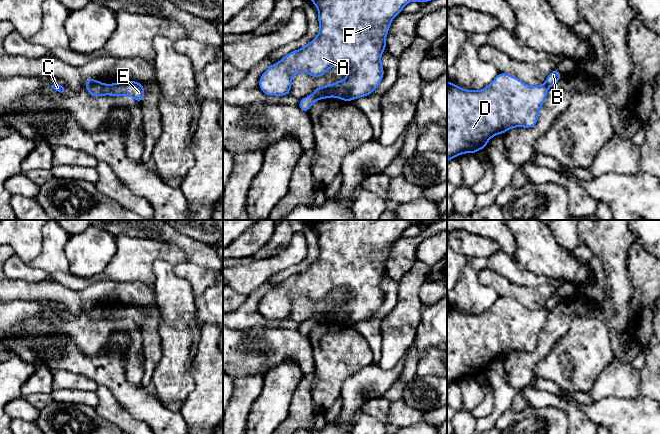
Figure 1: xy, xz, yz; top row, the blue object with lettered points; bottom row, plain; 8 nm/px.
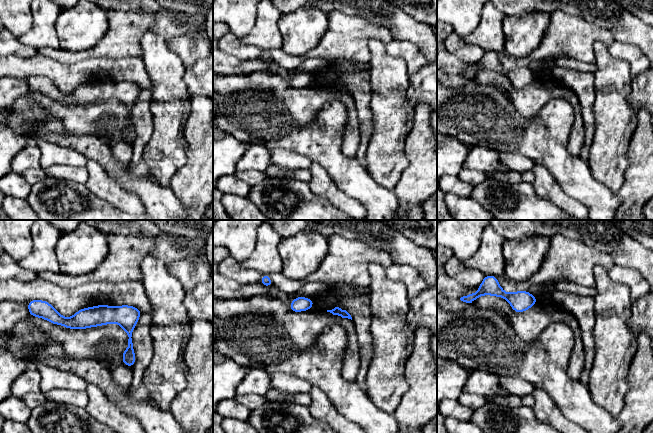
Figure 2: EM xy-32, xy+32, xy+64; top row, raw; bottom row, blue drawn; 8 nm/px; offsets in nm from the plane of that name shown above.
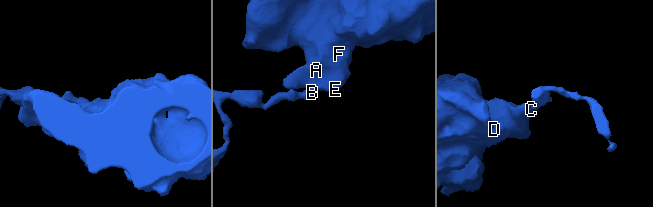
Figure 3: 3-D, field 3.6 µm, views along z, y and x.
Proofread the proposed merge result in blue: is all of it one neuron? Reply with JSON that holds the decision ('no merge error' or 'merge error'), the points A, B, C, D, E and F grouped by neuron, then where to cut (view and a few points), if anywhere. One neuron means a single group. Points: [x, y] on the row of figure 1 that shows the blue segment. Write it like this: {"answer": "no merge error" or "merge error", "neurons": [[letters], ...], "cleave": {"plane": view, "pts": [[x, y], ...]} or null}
{"answer": "merge error", "neurons": [["A", "C", "D", "E", "F"], ["B"]], "cleave": {"plane": "xy", "pts": [[97, 81], [86, 87]]}}

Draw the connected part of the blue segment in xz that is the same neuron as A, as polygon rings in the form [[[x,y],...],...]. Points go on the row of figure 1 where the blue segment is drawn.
[[[310,0],[318,9],[319,33],[305,47],[288,53],[278,63],[272,64],[260,76],[259,88],[265,95],[285,96],[290,94],[292,77],[297,72],[305,72],[309,75],[320,78],[331,67],[340,64],[348,66],[349,70],[345,80],[334,82],[328,86],[316,88],[313,95],[319,99],[336,97],[345,102],[370,95],[379,86],[384,77],[384,69],[381,64],[382,52],[387,48],[386,35],[389,32],[390,24],[395,16],[402,12],[404,6],[417,1],[427,3],[430,0]]]

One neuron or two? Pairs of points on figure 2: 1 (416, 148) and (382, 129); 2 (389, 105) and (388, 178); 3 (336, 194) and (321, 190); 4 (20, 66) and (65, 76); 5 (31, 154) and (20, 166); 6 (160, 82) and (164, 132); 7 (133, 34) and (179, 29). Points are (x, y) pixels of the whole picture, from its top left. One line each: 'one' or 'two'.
1: two
2: one
3: one
4: one
5: one
6: one
7: one

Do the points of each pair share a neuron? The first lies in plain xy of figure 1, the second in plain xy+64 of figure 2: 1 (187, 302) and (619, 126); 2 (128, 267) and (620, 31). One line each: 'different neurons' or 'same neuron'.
1: same neuron
2: different neurons

